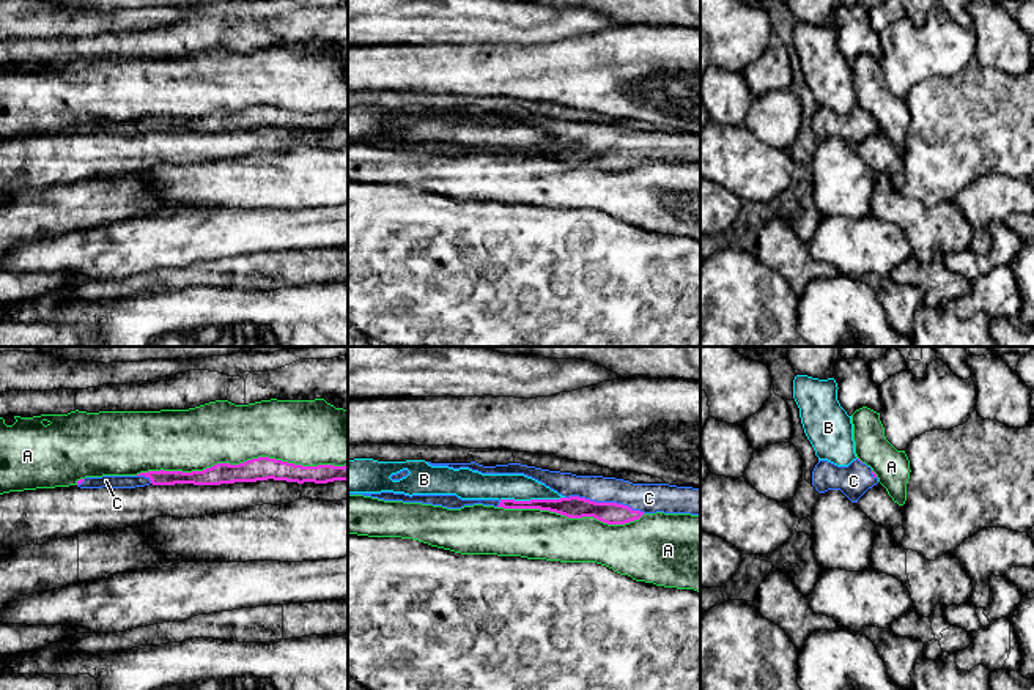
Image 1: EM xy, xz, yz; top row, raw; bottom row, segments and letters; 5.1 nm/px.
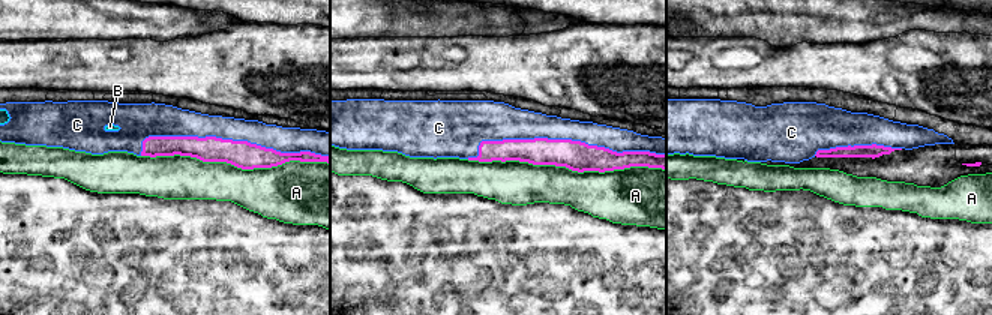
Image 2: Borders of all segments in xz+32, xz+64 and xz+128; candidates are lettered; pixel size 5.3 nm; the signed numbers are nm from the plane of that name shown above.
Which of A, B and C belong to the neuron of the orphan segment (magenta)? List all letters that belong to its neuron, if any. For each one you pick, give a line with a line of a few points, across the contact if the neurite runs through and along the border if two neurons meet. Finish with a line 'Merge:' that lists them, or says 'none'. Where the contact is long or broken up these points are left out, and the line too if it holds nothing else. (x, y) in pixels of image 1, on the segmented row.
Merge: C

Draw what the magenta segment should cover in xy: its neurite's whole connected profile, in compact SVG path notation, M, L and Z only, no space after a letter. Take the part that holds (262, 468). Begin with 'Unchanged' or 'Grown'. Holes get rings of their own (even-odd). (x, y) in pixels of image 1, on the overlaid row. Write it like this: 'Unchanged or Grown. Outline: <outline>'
Grown. Outline: M258 457L239 465L217 463L203 471L148 471L137 476L102 476L85 477L77 480L80 488L135 488L145 485L220 485L234 482L257 482L257 480L286 480L286 482L315 482L327 484L334 480L348 480L348 465L318 465L302 466L269 457Z

